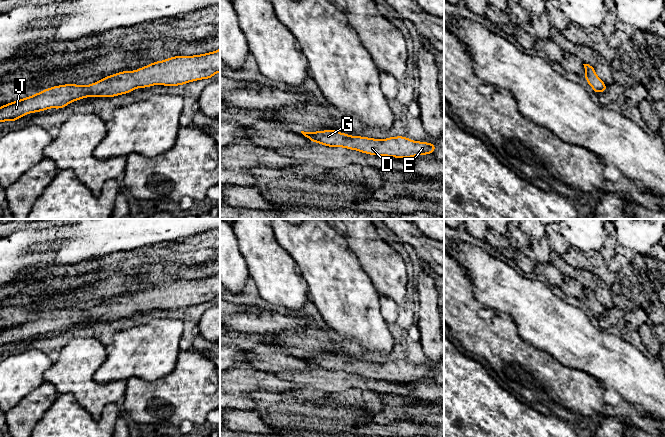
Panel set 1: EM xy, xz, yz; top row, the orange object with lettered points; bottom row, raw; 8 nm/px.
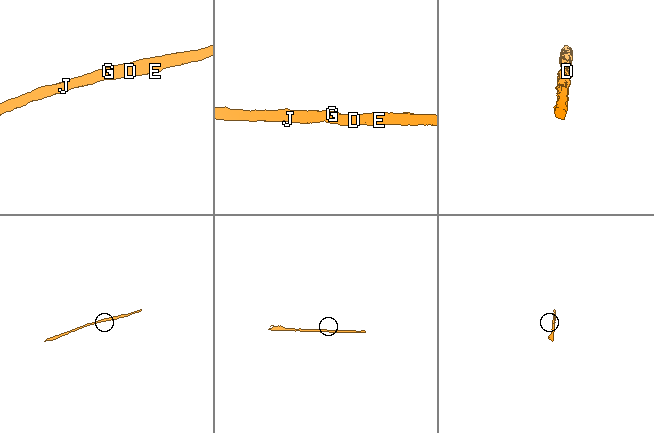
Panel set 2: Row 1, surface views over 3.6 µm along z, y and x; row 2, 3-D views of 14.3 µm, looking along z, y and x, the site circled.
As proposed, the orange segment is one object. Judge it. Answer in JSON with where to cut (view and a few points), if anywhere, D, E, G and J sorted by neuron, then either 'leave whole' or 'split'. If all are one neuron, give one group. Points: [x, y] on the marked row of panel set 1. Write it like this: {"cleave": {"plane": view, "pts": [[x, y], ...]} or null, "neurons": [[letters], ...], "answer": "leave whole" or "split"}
{"cleave": null, "neurons": [["D", "E", "G", "J"]], "answer": "leave whole"}

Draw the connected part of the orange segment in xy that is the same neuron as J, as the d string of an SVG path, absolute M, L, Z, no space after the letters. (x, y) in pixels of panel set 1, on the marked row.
M220 48L192 56L174 56L127 72L118 72L90 85L64 84L44 89L0 107L0 122L13 121L26 114L61 109L87 97L115 97L134 89L154 85L175 87L188 82L211 79L220 72Z

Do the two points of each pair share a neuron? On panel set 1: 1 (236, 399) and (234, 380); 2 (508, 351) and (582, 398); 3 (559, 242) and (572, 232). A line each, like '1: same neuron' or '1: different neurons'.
1: different neurons
2: same neuron
3: different neurons

